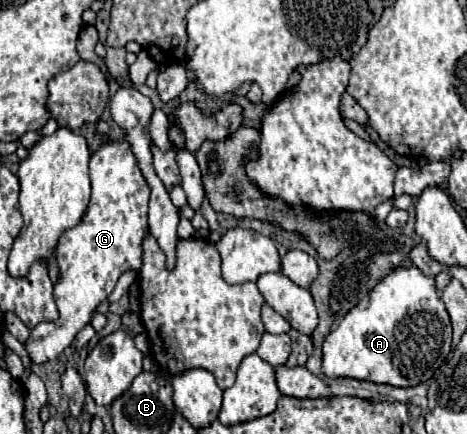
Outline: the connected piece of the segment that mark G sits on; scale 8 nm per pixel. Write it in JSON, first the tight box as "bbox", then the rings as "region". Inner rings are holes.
{"bbox":[25,138,149,364],"region":[[[107,138],[91,156],[91,202],[81,222],[61,234],[57,244],[59,278],[55,282],[55,302],[59,308],[59,320],[43,322],[33,328],[25,348],[31,362],[41,364],[57,358],[71,346],[75,334],[91,322],[95,308],[113,292],[121,274],[133,270],[141,272],[143,240],[147,236],[147,204],[149,184],[141,176],[141,168],[129,142],[125,138]]]}

